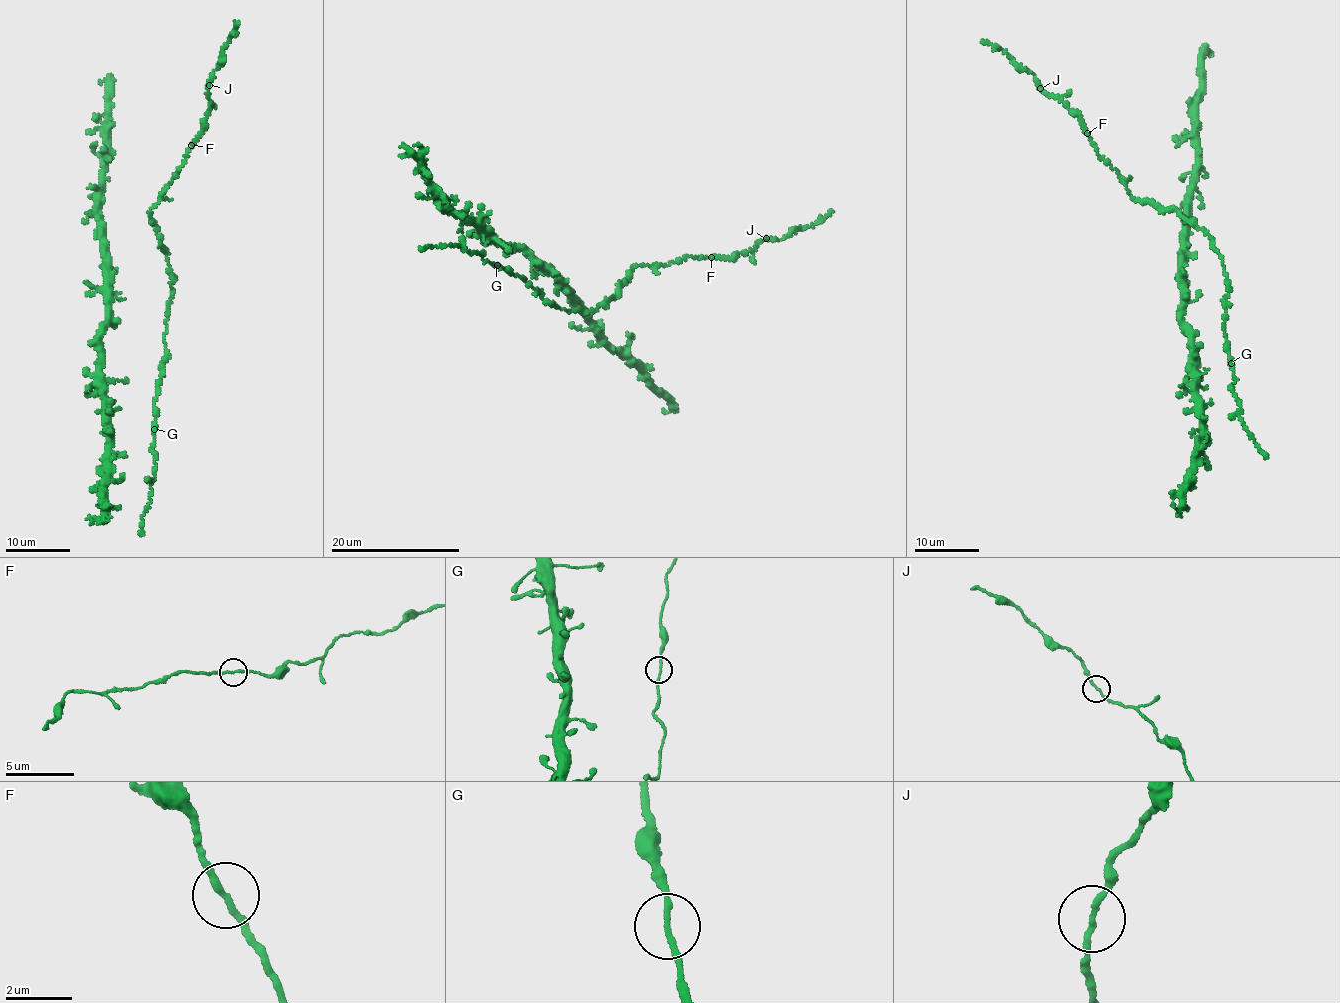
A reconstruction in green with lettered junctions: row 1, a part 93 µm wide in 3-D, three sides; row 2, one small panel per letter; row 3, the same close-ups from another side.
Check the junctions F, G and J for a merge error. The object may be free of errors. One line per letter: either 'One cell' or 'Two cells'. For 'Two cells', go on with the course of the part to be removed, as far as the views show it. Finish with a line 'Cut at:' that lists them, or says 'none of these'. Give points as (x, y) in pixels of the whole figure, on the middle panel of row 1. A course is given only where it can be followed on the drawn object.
F: One cell
G: One cell
J: One cell
Cut at: none of these

